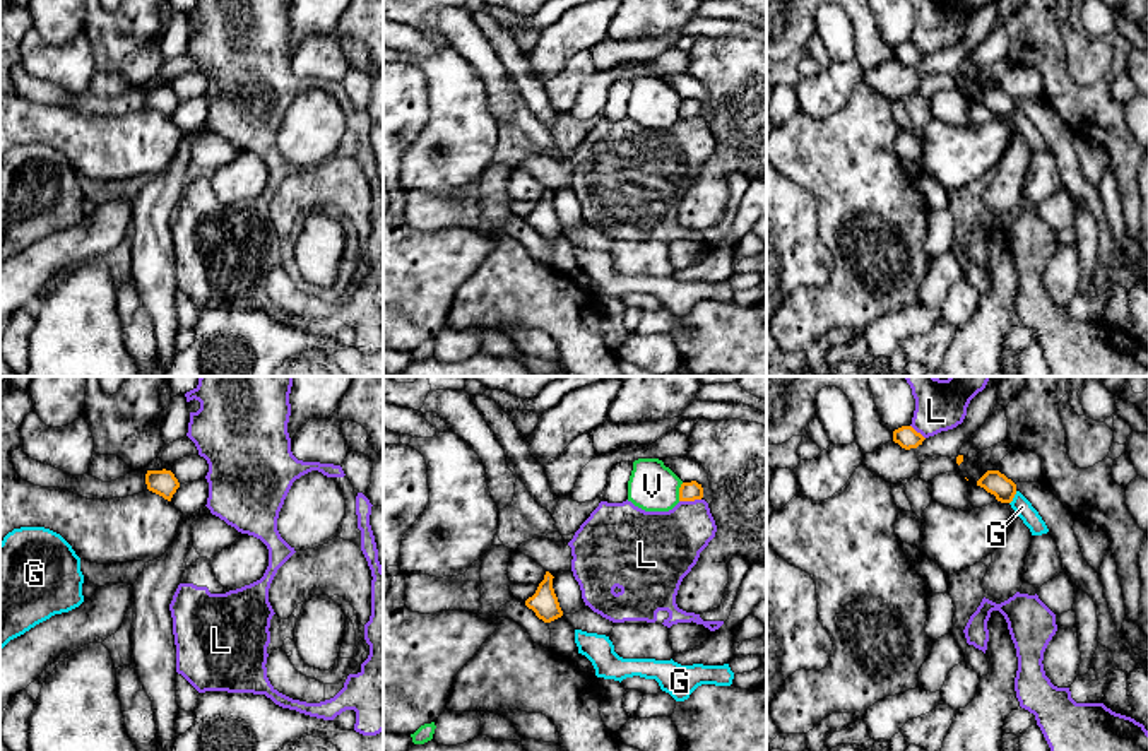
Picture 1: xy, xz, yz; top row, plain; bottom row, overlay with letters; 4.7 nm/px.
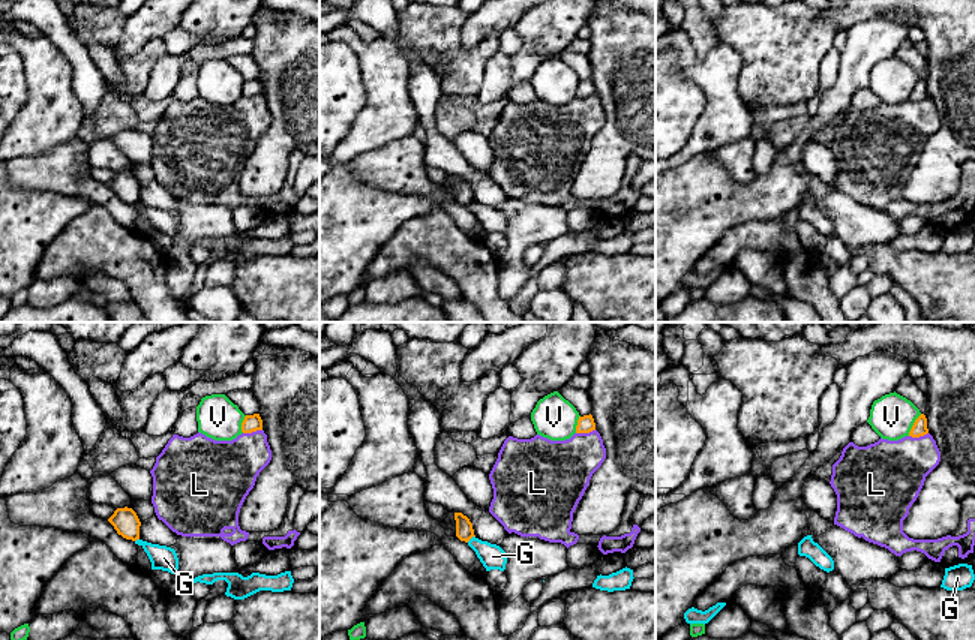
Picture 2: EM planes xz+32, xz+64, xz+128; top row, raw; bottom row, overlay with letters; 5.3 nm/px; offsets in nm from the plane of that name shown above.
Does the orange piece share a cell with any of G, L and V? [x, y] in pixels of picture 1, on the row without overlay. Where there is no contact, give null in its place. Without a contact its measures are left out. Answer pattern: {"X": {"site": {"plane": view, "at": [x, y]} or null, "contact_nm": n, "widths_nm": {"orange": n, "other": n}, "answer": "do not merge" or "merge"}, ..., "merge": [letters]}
{"G": {"site": {"plane": "yz", "at": [1013, 113]}, "contact_nm": 70, "widths_nm": {"orange": 110, "other": 90}, "answer": "do not merge"}, "L": {"site": {"plane": "xz", "at": [690, 117]}, "contact_nm": 110, "widths_nm": {"orange": 90, "other": 320}, "answer": "do not merge"}, "V": {"site": {"plane": "xz", "at": [680, 108]}, "contact_nm": 90, "widths_nm": {"orange": 90, "other": 240}, "answer": "do not merge"}, "merge": []}

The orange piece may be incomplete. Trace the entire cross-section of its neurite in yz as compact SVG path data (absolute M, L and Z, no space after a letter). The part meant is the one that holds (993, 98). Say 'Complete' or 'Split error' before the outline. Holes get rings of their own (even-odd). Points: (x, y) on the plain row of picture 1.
Complete. M987 87L977 103L984 104L987 109L994 111L1001 120L1011 120L1016 111L1016 101L1008 96L999 87Z

